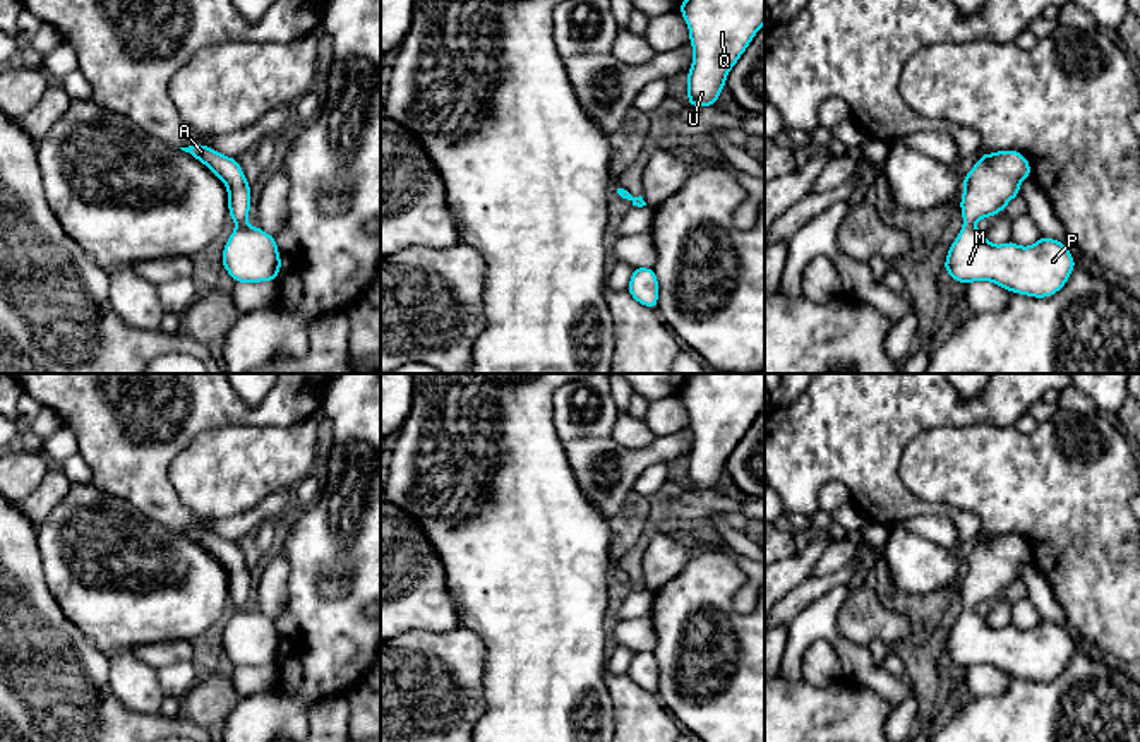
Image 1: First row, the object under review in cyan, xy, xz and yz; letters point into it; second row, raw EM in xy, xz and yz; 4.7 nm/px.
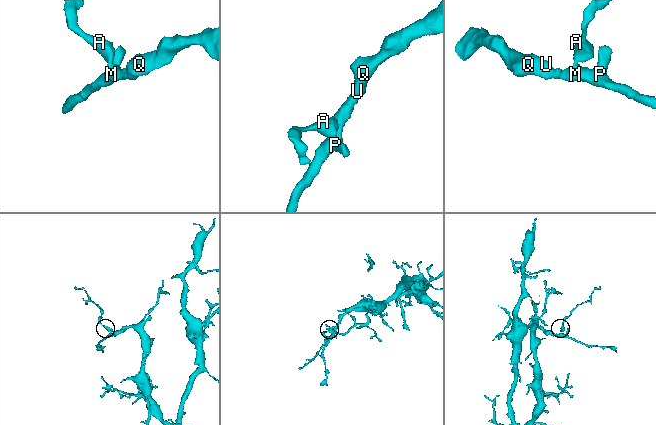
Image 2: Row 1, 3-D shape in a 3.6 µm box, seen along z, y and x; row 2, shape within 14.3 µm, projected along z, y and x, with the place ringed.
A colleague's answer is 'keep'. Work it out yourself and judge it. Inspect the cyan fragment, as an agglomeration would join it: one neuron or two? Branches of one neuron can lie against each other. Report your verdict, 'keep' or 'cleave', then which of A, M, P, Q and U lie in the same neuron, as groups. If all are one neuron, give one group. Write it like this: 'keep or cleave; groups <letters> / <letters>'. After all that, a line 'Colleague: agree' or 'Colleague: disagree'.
keep; groups A M P Q U
Colleague: agree

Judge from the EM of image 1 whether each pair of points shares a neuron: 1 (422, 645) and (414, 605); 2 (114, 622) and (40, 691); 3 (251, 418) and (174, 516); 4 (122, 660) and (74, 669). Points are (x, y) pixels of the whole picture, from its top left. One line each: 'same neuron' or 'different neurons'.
1: different neurons
2: different neurons
3: same neuron
4: different neurons

